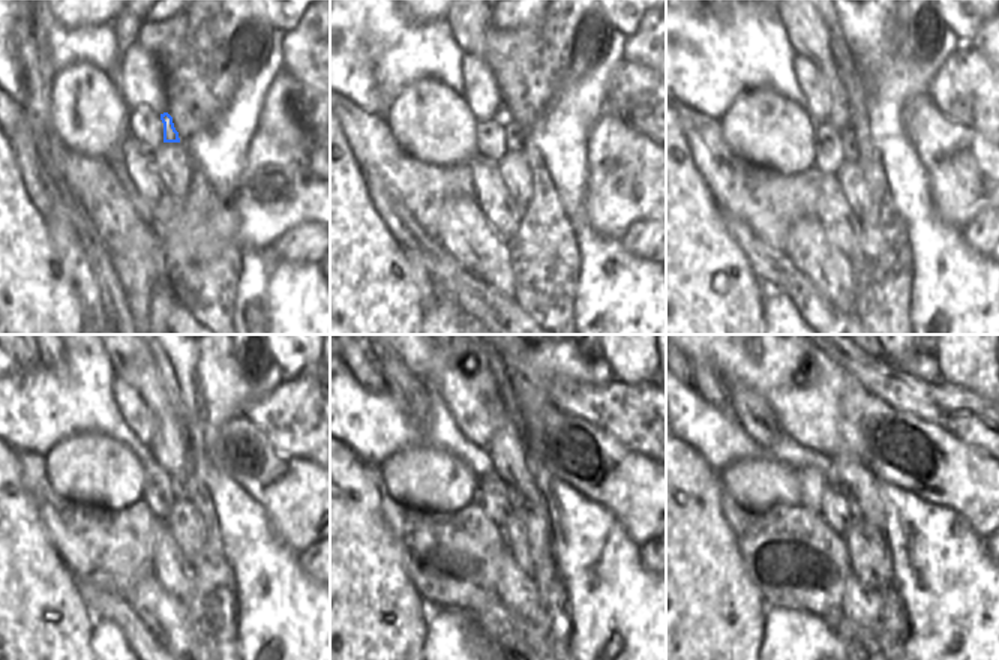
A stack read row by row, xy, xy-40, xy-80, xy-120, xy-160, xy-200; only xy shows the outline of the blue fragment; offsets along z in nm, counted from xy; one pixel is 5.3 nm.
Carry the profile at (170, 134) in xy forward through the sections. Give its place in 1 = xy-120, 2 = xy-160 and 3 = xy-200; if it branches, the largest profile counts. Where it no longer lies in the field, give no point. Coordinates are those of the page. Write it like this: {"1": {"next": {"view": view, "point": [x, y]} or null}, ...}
{"1": {"next": {"view": "xy-120", "point": [177, 486]}}, "2": {"next": {"view": "xy-160", "point": [515, 497]}}, "3": {"next": {"view": "xy-200", "point": [851, 500]}}}

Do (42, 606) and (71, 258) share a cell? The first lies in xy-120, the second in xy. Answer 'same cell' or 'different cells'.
different cells

